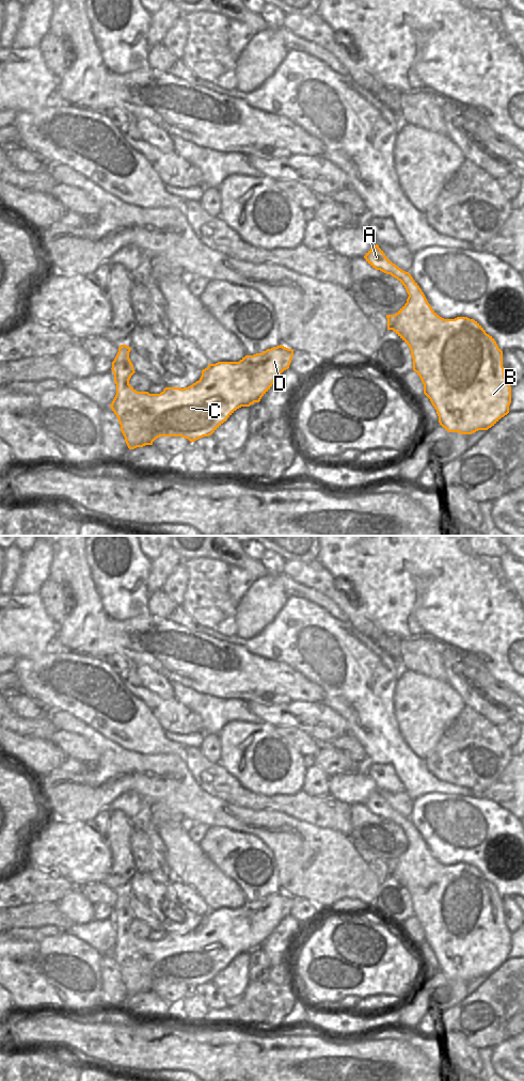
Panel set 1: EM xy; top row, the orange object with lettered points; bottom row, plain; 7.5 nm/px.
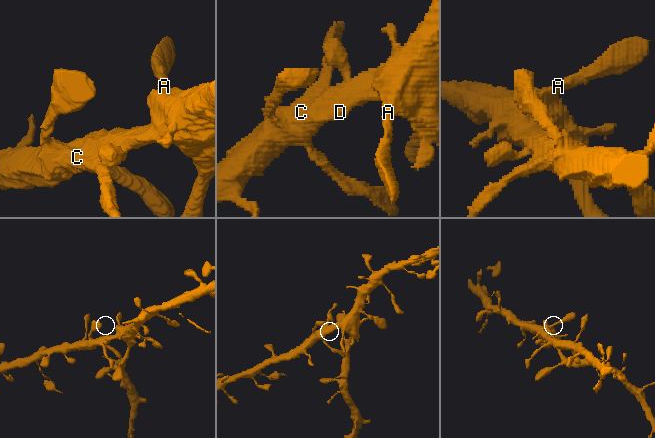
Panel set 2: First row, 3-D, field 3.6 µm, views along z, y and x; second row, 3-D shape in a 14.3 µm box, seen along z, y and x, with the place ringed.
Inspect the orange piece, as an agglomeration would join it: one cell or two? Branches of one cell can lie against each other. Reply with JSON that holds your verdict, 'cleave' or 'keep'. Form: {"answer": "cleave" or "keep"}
{"answer": "keep"}

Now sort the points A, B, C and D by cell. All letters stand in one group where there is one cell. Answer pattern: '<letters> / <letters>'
A B C D

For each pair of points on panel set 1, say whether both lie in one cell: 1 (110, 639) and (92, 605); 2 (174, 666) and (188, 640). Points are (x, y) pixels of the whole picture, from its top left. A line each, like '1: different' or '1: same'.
1: different
2: same

